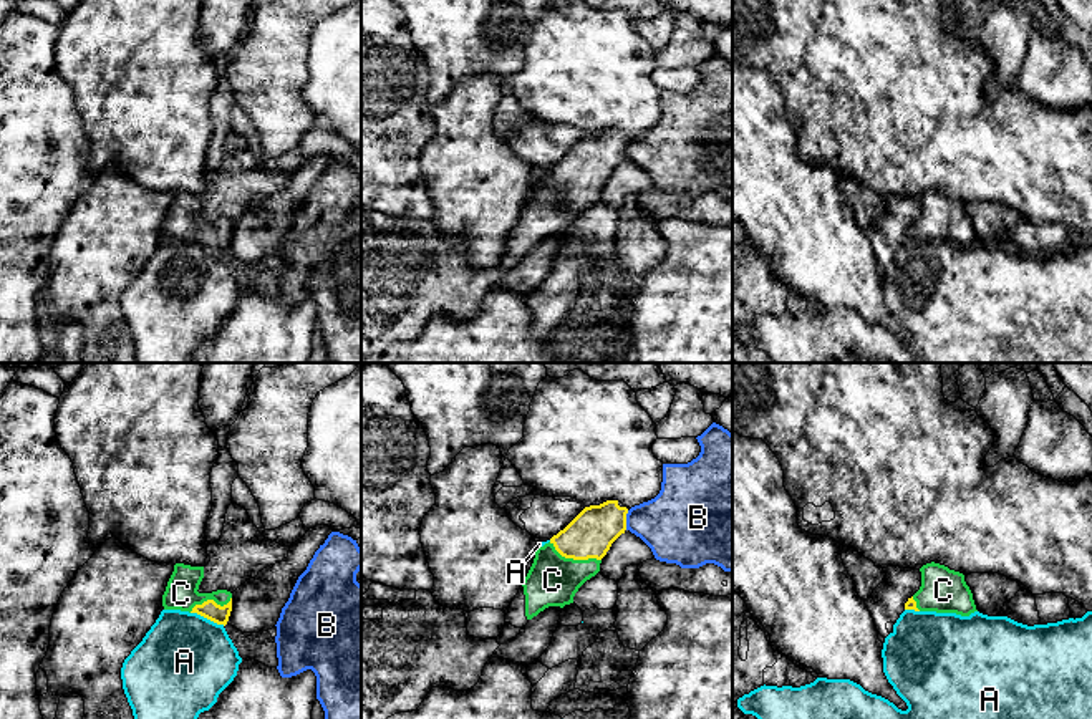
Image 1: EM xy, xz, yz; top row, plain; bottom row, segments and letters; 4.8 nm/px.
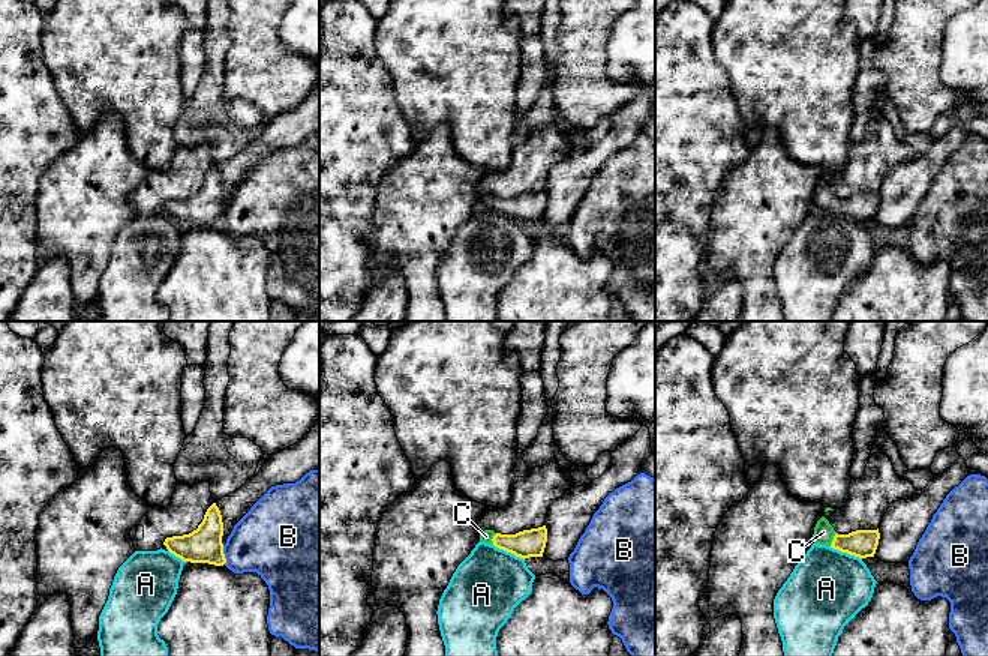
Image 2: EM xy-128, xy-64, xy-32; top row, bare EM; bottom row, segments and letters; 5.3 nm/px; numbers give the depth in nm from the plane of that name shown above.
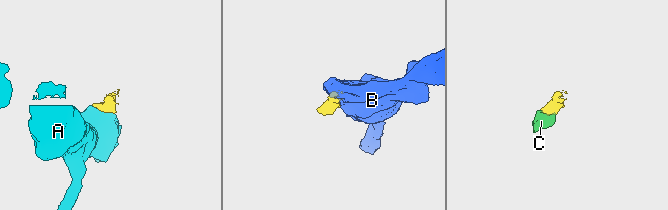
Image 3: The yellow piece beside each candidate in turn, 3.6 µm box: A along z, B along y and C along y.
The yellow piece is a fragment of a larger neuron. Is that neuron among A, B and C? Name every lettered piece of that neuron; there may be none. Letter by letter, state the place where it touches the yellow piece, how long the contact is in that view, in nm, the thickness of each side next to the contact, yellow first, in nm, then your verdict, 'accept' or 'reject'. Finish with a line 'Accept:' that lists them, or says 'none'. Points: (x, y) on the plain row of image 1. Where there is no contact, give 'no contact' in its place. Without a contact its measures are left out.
A: meets yellow in xy at (207, 247); contact 180 nm long; 90 nm thick on the yellow side, 460 nm on the other; reject
B: meets yellow in xz at (625, 149); contact 100 nm long; 220 nm thick on the yellow side, 340 nm on the other; reject
C: meets yellow in xz at (575, 188); contact 280 nm long; 220 nm thick on the yellow side, 260 nm on the other; accept
Accept: C

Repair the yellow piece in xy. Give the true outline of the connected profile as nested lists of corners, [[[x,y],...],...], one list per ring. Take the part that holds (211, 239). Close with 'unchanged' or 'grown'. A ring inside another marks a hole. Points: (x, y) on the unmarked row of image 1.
[[[176,192],[162,224],[164,239],[197,242],[217,253],[227,253],[232,240],[232,222],[217,219],[199,222],[204,207],[204,195]]]; grown

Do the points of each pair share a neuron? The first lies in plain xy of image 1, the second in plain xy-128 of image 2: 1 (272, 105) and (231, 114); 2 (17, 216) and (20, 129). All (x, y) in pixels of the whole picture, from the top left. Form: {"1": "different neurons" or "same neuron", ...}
{"1": "different neurons", "2": "same neuron"}

